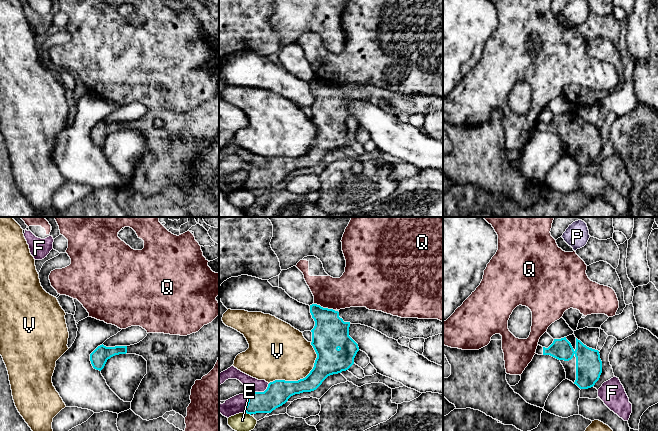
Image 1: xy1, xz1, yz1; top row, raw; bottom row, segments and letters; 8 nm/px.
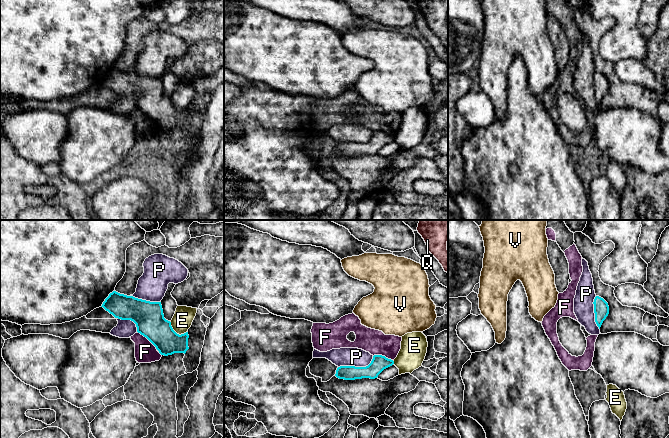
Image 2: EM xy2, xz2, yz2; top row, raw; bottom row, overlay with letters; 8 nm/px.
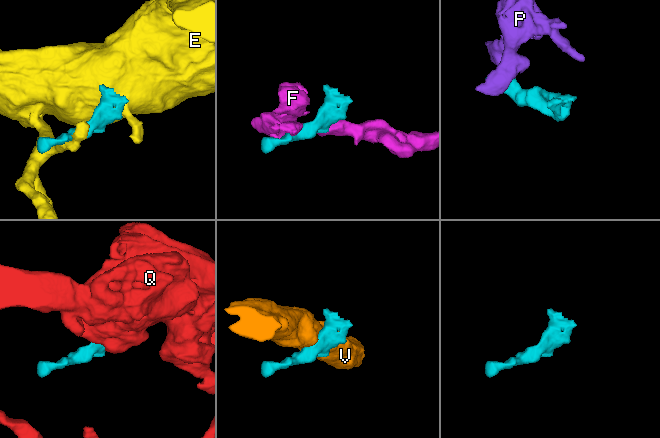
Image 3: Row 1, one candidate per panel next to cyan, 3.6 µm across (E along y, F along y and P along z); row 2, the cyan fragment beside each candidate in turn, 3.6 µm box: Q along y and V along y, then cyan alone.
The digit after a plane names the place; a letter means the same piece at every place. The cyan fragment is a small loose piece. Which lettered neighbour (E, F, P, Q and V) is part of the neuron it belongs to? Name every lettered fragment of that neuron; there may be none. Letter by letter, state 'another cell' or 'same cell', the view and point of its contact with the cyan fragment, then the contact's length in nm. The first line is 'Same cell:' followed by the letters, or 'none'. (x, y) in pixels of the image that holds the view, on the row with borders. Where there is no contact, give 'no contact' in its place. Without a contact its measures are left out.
Same cell: none
E: another cell; meets cyan in xy2 at (175, 332); contact 160 nm long
F: another cell; meets cyan in xy2 at (147, 338); contact 220 nm long
P: another cell; meets cyan in xz2 at (357, 367); contact 300 nm long
Q: another cell; meets cyan in xz1 at (324, 308); contact 180 nm long
V: another cell; meets cyan in xz1 at (305, 377); contact 480 nm long

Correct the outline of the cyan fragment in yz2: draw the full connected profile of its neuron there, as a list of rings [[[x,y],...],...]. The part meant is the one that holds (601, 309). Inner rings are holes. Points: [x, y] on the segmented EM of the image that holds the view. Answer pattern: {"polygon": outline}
{"polygon": [[[599,296],[595,297],[593,304],[594,304],[595,322],[600,329],[603,321],[609,314],[609,306],[608,303]]]}

